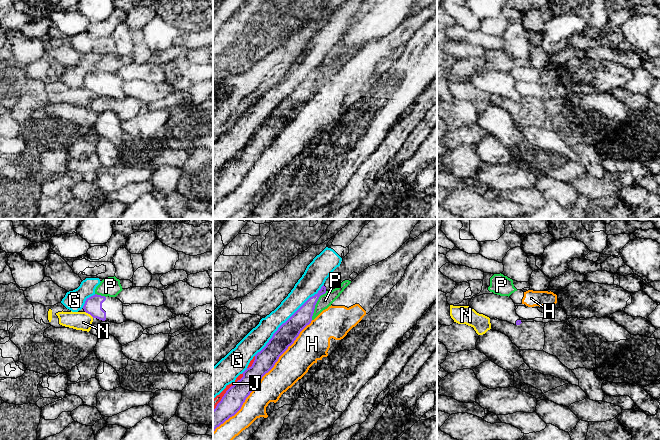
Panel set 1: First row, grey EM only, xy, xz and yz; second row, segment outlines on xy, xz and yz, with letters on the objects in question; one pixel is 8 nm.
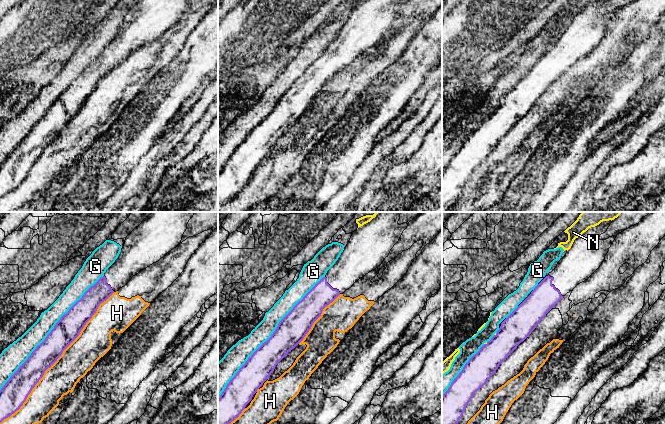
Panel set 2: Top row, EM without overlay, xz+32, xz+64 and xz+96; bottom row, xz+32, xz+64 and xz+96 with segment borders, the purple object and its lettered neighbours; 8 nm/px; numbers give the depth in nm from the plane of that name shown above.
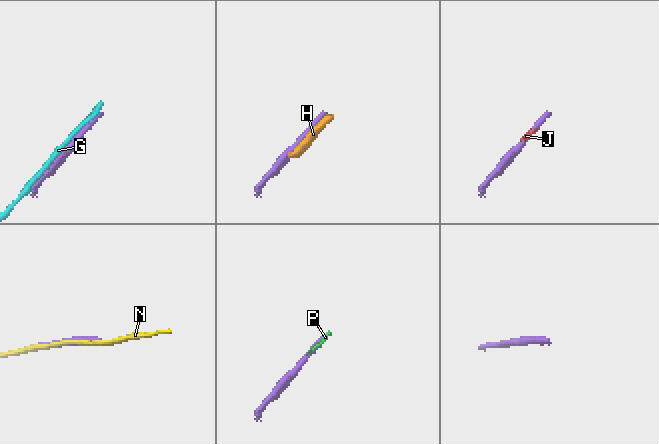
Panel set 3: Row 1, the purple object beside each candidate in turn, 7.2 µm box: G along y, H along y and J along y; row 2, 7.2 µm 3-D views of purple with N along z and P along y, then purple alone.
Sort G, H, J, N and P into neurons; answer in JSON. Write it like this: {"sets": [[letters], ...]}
{"sets": [["G"], ["H"], ["J", "P"], ["N"]]}

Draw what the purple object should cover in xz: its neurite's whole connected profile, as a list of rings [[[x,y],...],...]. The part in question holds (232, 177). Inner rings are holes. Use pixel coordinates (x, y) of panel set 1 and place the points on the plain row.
[[[367,0],[359,11],[349,21],[349,29],[343,34],[343,38],[326,55],[324,61],[317,70],[310,73],[278,106],[266,122],[255,131],[255,136],[251,143],[247,144],[242,150],[243,153],[231,162],[221,177],[213,186],[213,208],[230,193],[234,192],[242,183],[246,174],[258,161],[262,153],[268,149],[278,137],[279,133],[291,122],[300,108],[311,99],[315,81],[319,73],[327,67],[338,64],[345,56],[353,57],[350,51],[355,48],[358,51],[368,43],[375,41],[395,29],[410,14],[411,7],[416,0]]]

